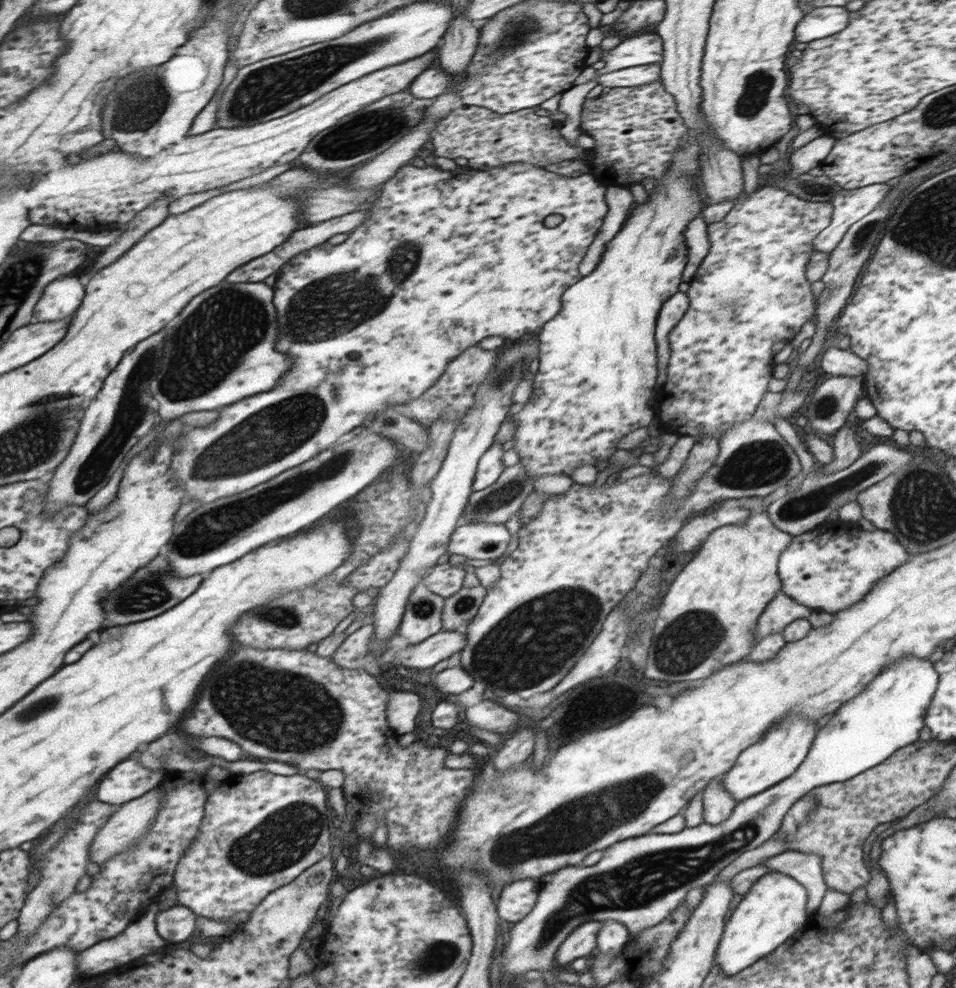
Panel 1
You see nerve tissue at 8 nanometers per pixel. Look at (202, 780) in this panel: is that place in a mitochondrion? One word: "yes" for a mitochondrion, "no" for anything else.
no

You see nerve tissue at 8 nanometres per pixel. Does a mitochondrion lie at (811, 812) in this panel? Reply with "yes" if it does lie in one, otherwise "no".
yes

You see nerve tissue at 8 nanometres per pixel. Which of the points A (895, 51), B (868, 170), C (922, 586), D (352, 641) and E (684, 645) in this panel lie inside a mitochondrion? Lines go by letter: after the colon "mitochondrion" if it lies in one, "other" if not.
A: other
B: other
C: other
D: other
E: mitochondrion

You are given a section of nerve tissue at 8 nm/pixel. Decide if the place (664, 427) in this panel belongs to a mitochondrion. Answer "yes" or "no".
no

